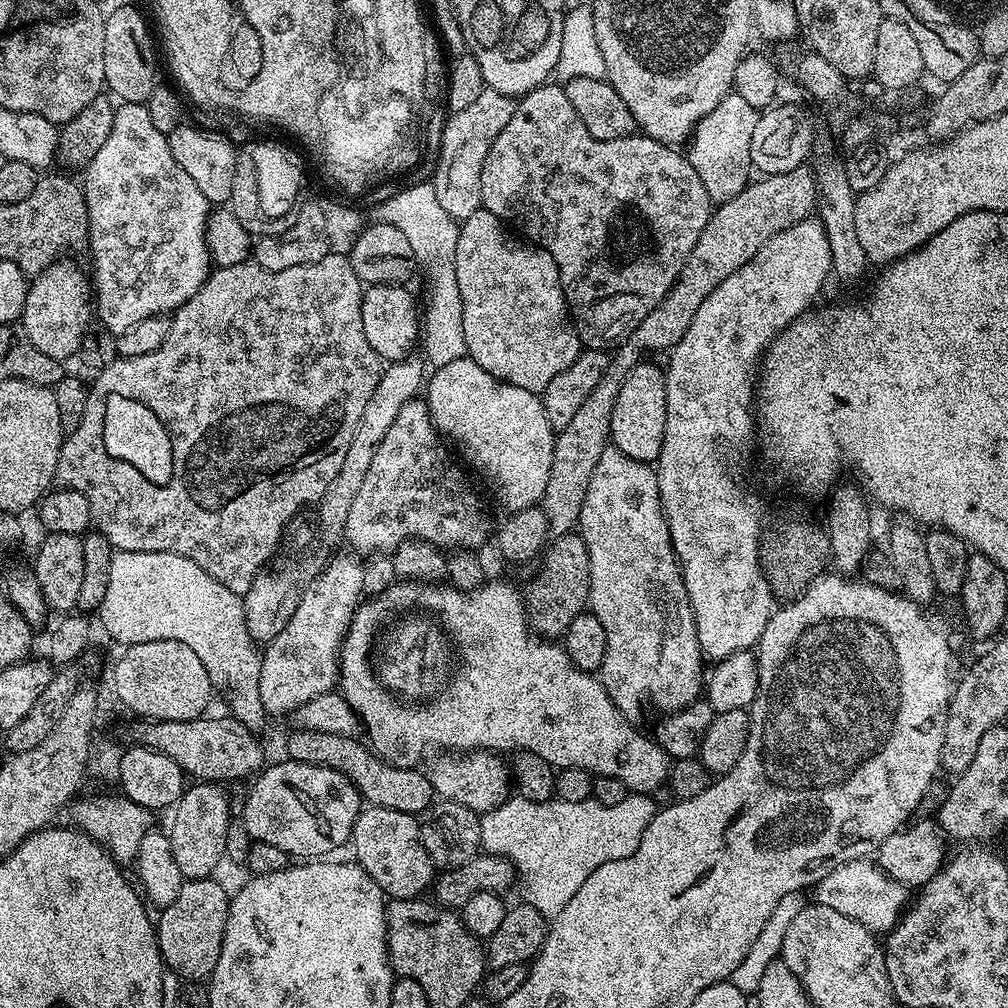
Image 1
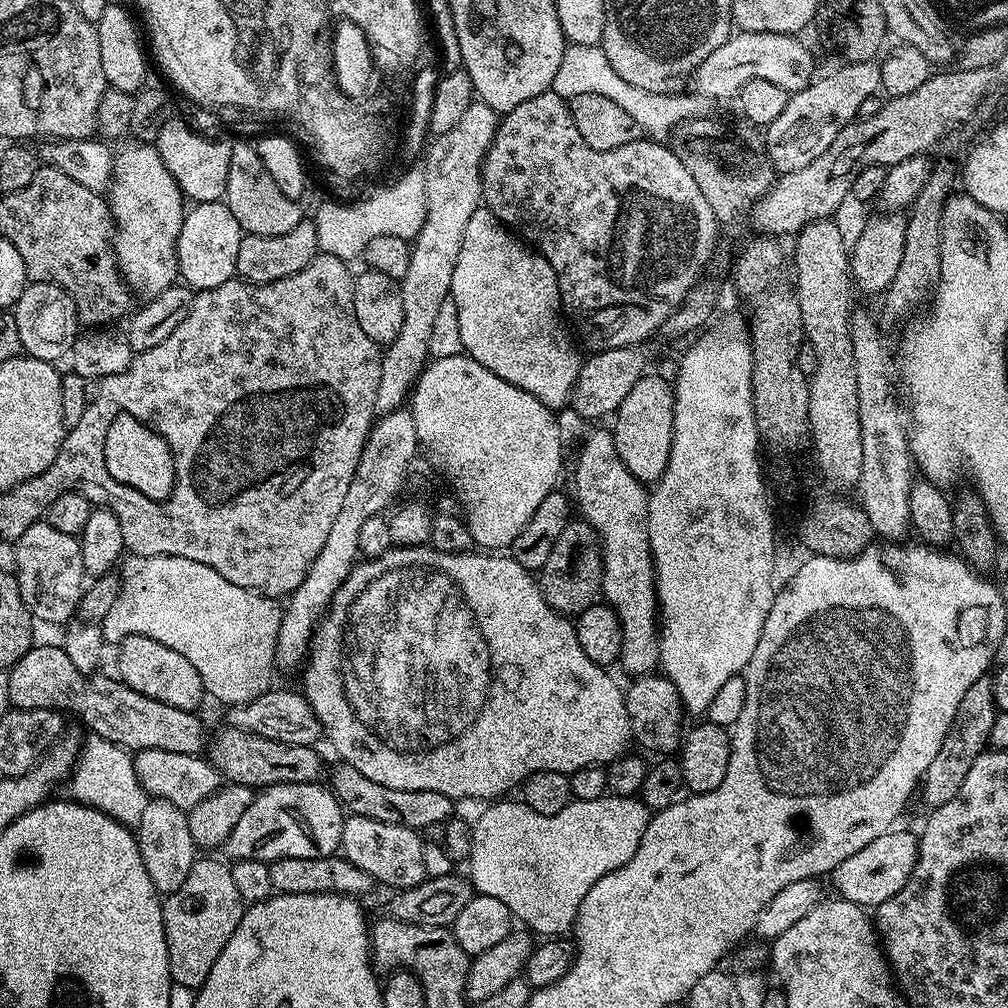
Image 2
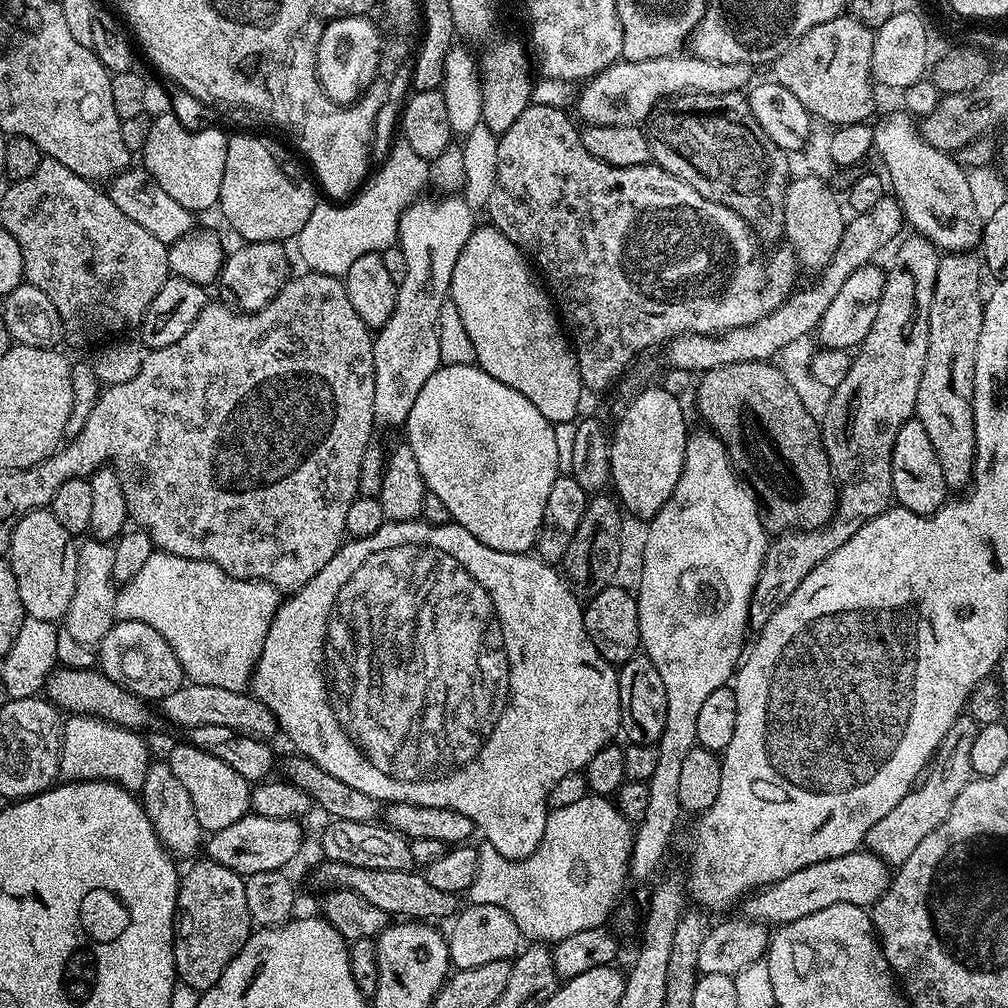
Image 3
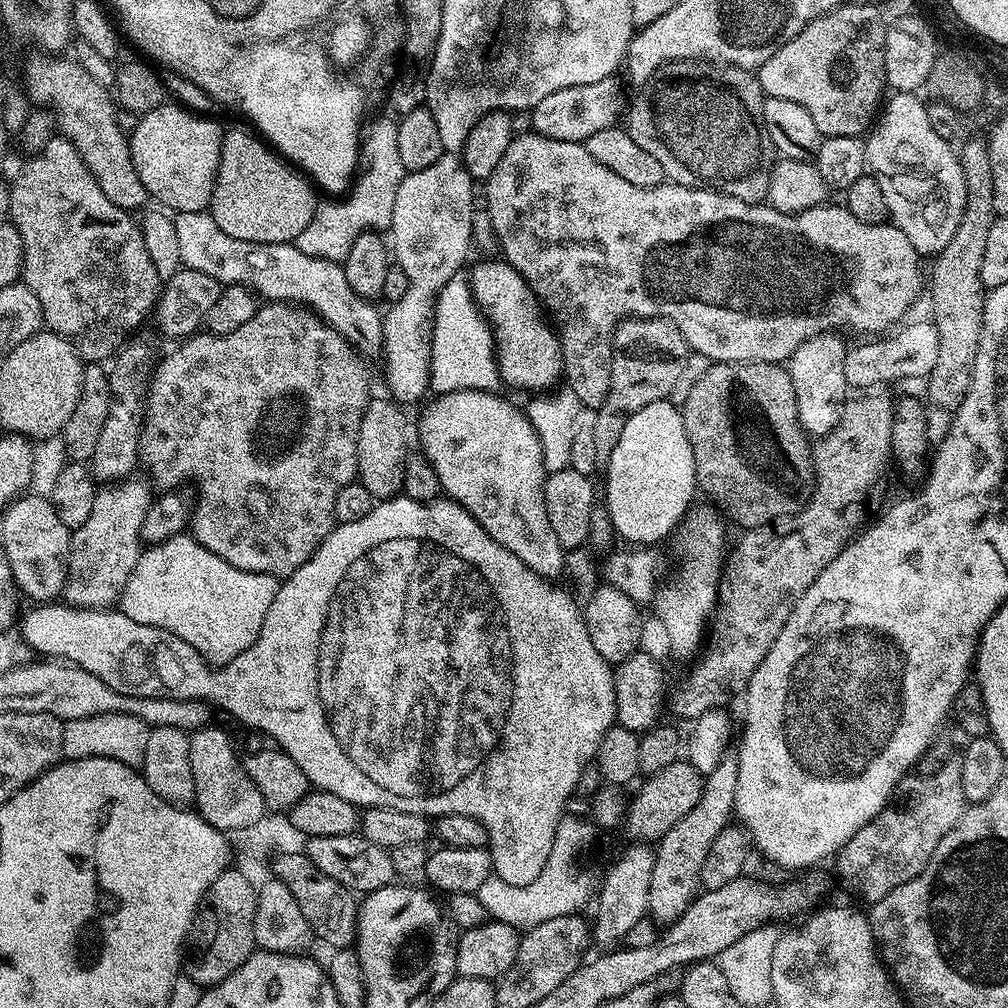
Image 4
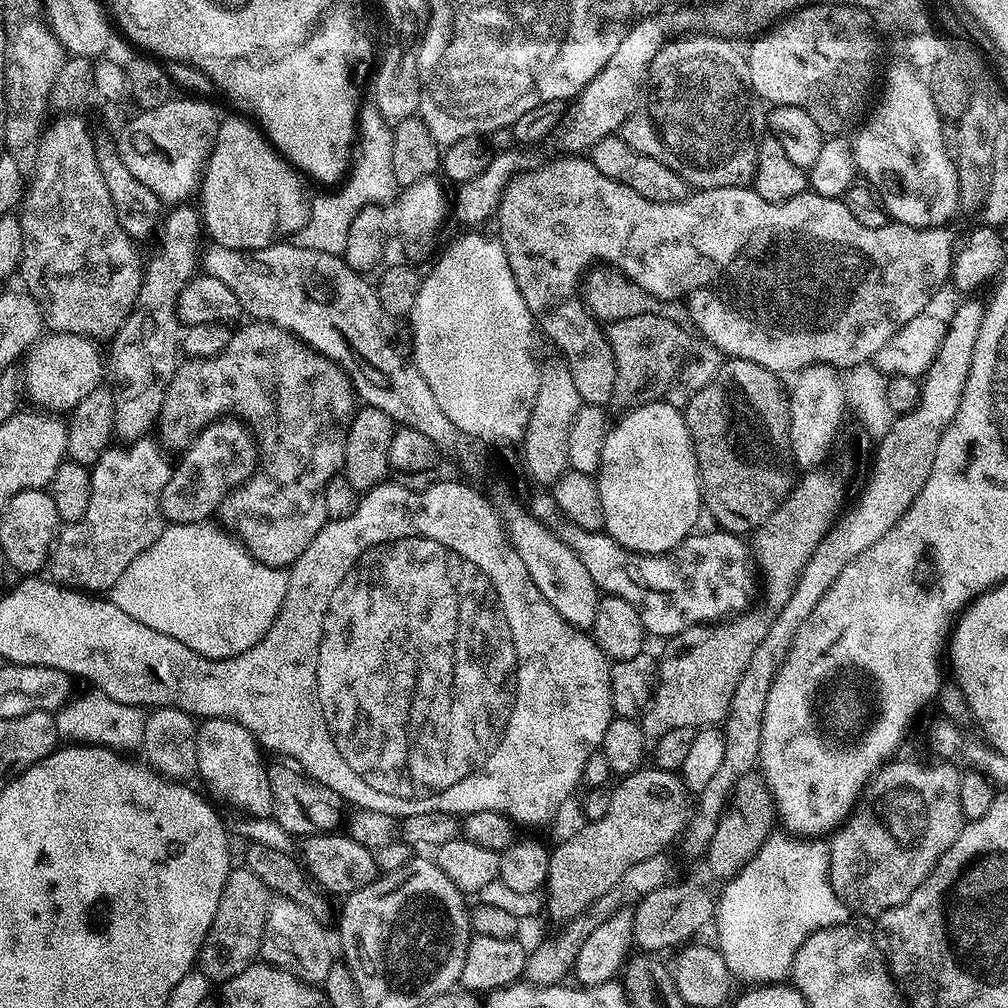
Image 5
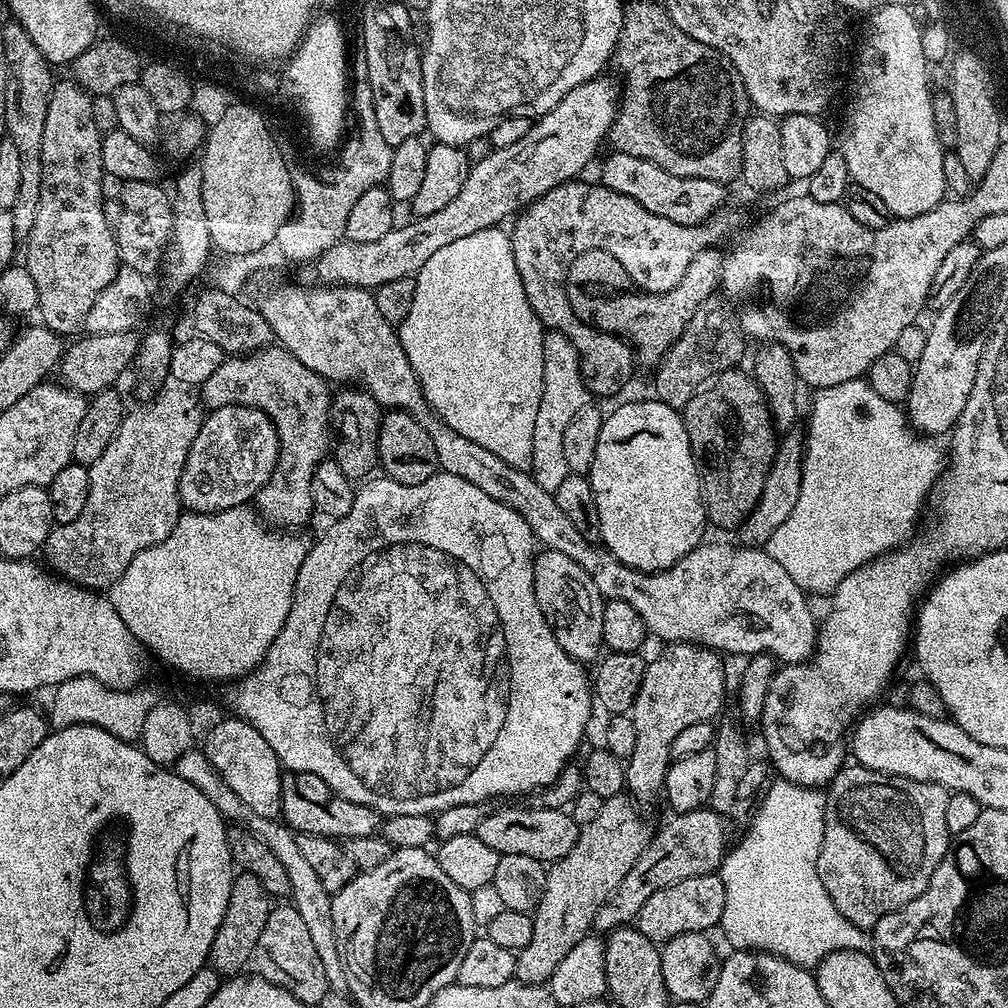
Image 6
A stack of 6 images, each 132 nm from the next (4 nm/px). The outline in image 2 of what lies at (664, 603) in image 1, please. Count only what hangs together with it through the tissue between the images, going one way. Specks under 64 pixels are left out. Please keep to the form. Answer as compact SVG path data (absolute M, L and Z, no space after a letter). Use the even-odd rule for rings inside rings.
M596 426L584 440L580 457L576 460L576 496L574 504L579 514L596 532L600 555L603 556L602 596L618 614L622 626L622 648L619 667L629 672L629 677L649 675L660 663L660 642L658 639L658 601L656 599L656 568L652 565L652 551L648 537L649 489L640 483L618 458L614 438L607 427Z

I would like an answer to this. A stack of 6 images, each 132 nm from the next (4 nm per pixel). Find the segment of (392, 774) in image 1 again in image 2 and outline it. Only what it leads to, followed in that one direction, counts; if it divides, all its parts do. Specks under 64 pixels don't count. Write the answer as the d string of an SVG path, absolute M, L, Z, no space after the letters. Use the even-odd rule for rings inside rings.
M343 762L337 765L332 772L330 788L336 793L337 800L351 815L374 818L380 822L390 822L396 826L406 826L417 830L432 827L435 829L445 820L453 819L454 802L449 796L430 790L394 790L390 786L378 786L378 782L370 782L366 774L358 774L354 766Z

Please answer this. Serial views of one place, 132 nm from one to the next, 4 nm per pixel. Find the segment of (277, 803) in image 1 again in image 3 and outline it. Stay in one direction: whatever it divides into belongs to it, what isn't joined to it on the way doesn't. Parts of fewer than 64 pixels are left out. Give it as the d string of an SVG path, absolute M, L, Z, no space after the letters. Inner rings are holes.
M249 814L234 822L234 826L226 826L226 830L218 830L207 837L207 859L216 860L222 866L248 876L262 870L281 870L300 852L304 832L298 825L296 820L275 820Z

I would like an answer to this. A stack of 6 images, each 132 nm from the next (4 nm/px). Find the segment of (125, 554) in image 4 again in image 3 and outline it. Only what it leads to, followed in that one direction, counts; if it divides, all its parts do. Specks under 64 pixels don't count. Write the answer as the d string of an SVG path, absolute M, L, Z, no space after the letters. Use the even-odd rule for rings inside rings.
M95 538L85 539L83 543L76 549L78 574L74 578L74 598L70 598L70 606L64 615L62 628L65 633L68 631L69 638L76 644L99 646L102 638L110 634L110 630L117 622L118 585L112 576L114 574L114 547L111 543Z

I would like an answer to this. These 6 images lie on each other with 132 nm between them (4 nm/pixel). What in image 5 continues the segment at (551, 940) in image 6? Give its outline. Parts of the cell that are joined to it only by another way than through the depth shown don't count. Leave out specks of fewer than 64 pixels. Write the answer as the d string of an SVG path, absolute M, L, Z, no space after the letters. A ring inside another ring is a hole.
M645 766L623 777L619 783L617 788L611 789L610 810L606 810L602 818L581 823L581 828L565 844L551 849L546 881L546 908L550 911L575 914L586 910L590 902L602 898L602 894L616 887L620 879L632 869L634 862L661 855L665 851L664 847L683 833L690 815L690 793L677 773L667 772L655 766Z

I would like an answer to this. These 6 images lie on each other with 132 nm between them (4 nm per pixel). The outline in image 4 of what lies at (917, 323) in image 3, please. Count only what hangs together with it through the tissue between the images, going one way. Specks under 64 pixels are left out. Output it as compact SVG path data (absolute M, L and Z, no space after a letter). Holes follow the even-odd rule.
M860 394L857 400L849 399L844 407L840 409L840 417L836 424L827 432L826 435L819 437L812 445L812 461L814 462L814 470L816 471L816 489L812 491L812 497L808 500L808 505L795 516L782 516L779 520L775 520L773 524L763 524L757 528L747 529L743 533L744 536L736 544L736 549L732 552L732 557L726 560L722 568L722 579L720 582L720 591L718 593L718 603L714 613L714 619L710 624L710 631L706 636L706 647L699 653L696 666L692 673L688 676L688 685L681 692L680 697L676 701L671 701L670 708L677 712L680 716L685 716L688 722L695 720L698 714L706 714L706 710L711 708L724 708L732 699L739 697L744 689L748 687L750 678L754 674L754 670L758 670L758 662L762 662L762 658L766 658L766 650L770 650L770 646L774 646L774 638L778 638L778 634L782 634L782 626L786 626L786 618L790 618L790 614L794 610L796 603L802 598L802 594L806 594L806 590L814 582L814 578L818 578L818 574L822 574L822 570L826 570L826 566L830 566L830 562L834 562L834 558L838 558L838 554L861 531L862 525L865 523L864 511L868 508L868 499L872 496L872 491L876 488L876 483L884 476L888 464L890 468L890 457L892 454L892 410L893 401L887 400L884 396L868 396L872 394Z

